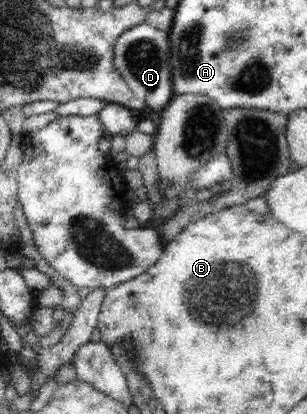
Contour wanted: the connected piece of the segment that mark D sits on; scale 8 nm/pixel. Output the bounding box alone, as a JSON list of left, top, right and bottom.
[113,22,175,111]

